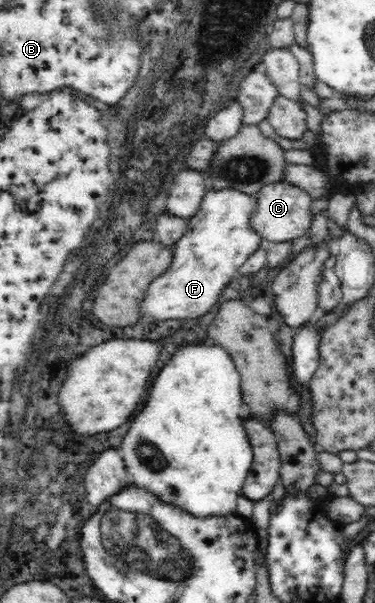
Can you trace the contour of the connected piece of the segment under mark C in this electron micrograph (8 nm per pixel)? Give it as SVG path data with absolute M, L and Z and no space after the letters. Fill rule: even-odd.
M287 181L266 185L255 194L258 204L251 216L251 227L263 240L275 243L292 241L305 235L311 225L311 196L300 187Z

